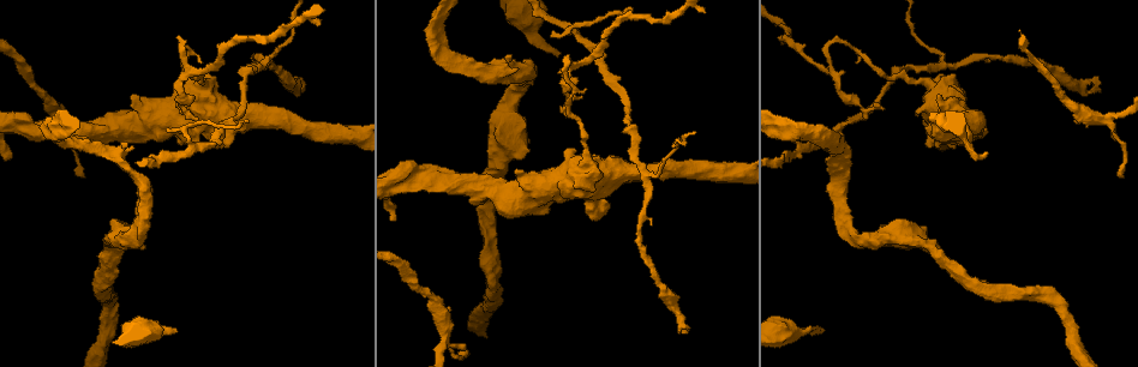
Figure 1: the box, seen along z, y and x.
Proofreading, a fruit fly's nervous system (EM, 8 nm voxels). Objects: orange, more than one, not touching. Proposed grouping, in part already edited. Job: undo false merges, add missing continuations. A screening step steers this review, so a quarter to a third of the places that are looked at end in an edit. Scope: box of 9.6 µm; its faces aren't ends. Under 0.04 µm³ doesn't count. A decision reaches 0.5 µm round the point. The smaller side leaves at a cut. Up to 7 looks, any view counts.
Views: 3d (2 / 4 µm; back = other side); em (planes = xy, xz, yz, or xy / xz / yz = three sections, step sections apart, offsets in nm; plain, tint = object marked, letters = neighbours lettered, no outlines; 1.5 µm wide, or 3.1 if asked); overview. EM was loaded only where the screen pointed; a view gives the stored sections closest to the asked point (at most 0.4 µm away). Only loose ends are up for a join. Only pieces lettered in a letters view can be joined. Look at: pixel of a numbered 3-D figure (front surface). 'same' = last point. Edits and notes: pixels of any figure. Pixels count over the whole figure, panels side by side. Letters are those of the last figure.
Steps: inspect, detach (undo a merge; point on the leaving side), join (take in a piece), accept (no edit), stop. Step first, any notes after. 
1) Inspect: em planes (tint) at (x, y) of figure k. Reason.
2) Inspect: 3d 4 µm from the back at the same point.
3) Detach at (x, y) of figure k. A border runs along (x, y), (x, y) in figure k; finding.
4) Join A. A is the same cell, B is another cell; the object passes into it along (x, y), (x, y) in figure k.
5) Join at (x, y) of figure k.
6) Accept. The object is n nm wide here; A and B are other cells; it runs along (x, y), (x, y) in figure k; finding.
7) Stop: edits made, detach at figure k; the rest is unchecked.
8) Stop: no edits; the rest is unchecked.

Inspect: em planes (letters) at (815, 132) of figure 1. Sharp bend.

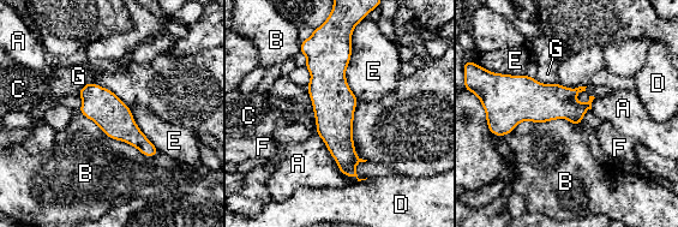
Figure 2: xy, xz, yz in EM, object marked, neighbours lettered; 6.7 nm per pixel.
Accept. The object is 170 nm wide here; A, B, C, D, E, F and G are other cells; one neuron here.

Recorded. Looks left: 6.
Inspect: 3d 2 µm at (168, 132) of figure 1. Tapers out.

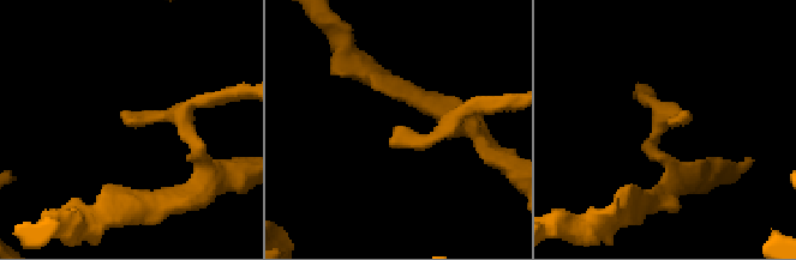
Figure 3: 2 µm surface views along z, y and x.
Inspect: em planes (letters) at (125, 123) of figure 3.

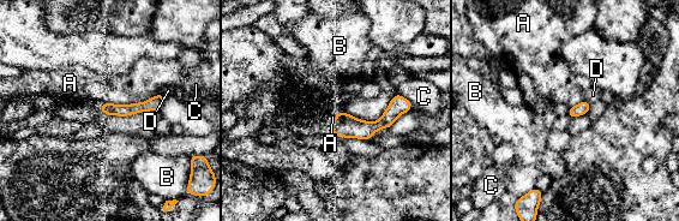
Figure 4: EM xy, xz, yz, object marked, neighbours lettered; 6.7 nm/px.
Accept. The longest contact is with A, 400 nm; A, B, C and D are other cells; no lettered piece goes on from it.

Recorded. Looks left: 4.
Inspect: em planes (tint) at (941, 65) of figure 1. Three-way junction.

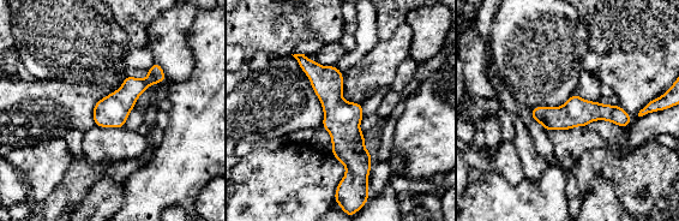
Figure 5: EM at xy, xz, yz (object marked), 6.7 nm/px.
Inspect: em planes (letters) at the same point. What lies round it.

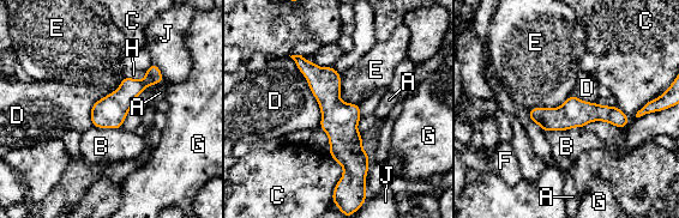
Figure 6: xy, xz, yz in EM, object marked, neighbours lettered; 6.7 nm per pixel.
Accept. A, B, C, D, E, F, G, H and J are other cells; a border runs along (338, 73), (340, 97), (359, 106) in figure 6; continuous, no second neuron.

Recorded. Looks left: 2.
Stop: no edits; the rest is unchecked.

